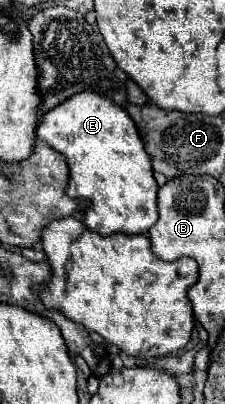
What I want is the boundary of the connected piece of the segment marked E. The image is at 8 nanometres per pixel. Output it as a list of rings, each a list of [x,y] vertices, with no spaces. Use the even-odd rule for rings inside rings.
[[[75,93],[69,101],[45,113],[35,129],[37,139],[67,159],[67,195],[91,201],[83,223],[99,233],[147,233],[157,223],[157,183],[149,155],[125,109],[97,93]]]

